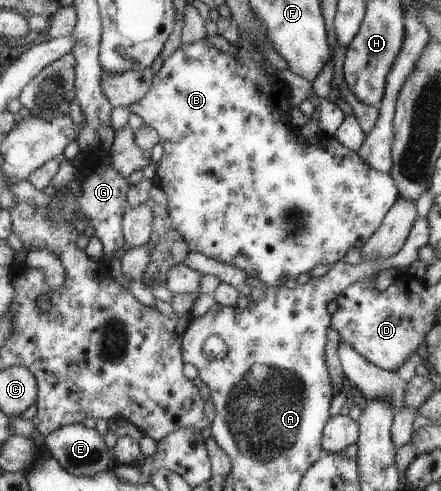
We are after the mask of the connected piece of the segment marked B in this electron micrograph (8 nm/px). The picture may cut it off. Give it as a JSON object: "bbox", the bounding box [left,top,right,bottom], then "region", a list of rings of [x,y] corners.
{"bbox":[129,38,398,288],"region":[[[206,38],[193,43],[181,43],[177,50],[162,62],[159,71],[153,74],[153,83],[146,95],[129,104],[129,111],[139,116],[146,126],[153,128],[160,139],[163,155],[155,164],[154,184],[167,196],[166,210],[172,227],[189,246],[190,252],[234,266],[242,270],[246,278],[255,277],[269,288],[283,286],[289,278],[309,272],[315,265],[333,265],[343,260],[350,248],[361,249],[361,246],[378,231],[387,212],[398,201],[398,188],[389,173],[377,172],[370,168],[357,153],[339,144],[333,135],[329,136],[319,131],[312,138],[301,136],[299,128],[290,125],[287,120],[290,106],[287,101],[286,84],[279,79],[277,71],[273,73],[263,70],[263,66],[269,64],[257,48],[243,45],[237,48],[237,56],[229,56],[213,48]]]}

